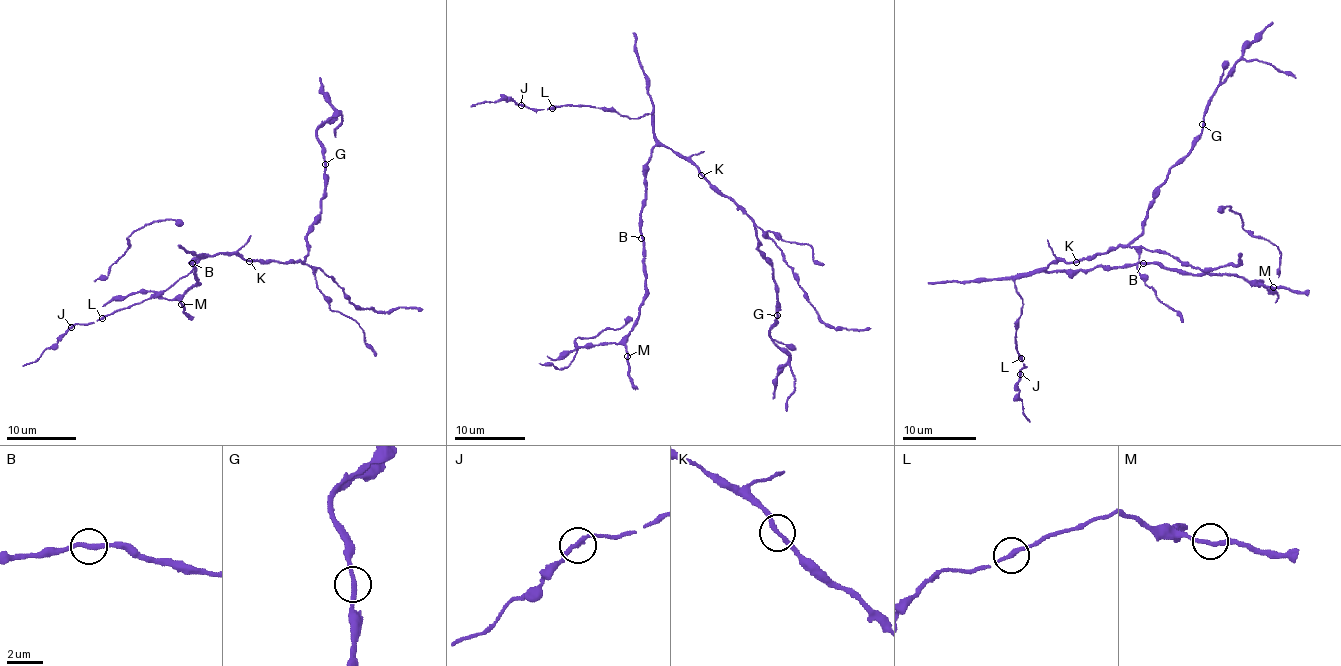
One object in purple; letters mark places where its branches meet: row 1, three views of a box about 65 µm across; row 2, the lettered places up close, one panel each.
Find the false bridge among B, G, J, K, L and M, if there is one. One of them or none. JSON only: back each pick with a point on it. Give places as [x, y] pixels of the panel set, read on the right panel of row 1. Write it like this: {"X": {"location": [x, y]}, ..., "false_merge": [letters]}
{"false_merge": []}

